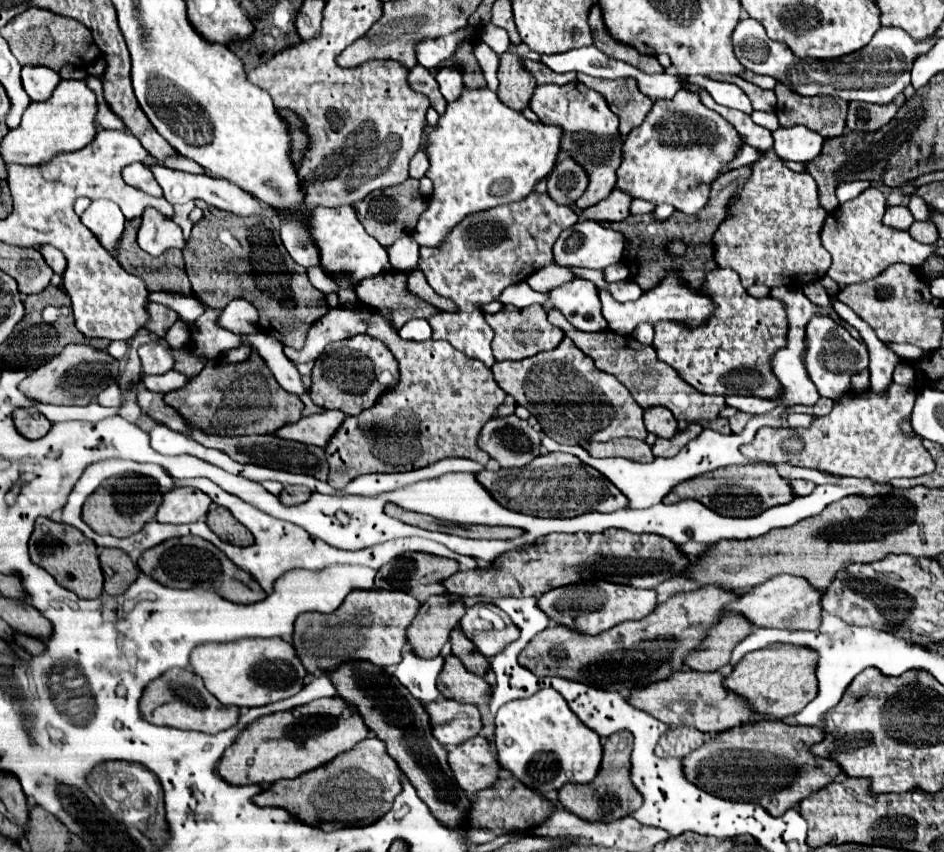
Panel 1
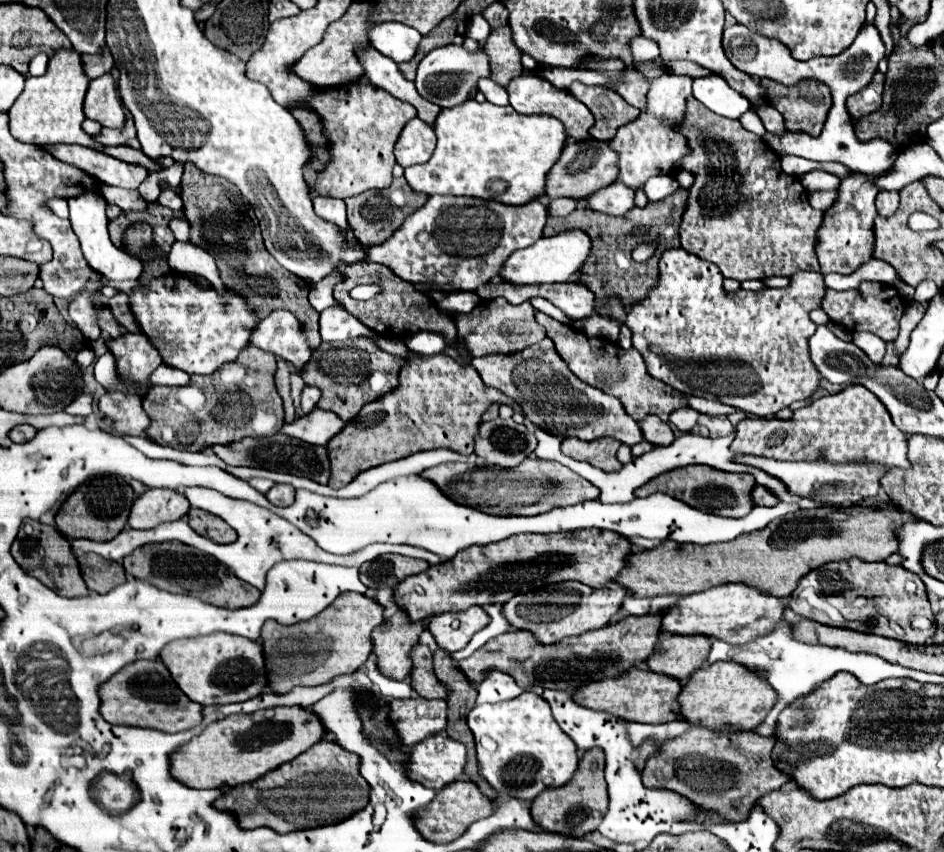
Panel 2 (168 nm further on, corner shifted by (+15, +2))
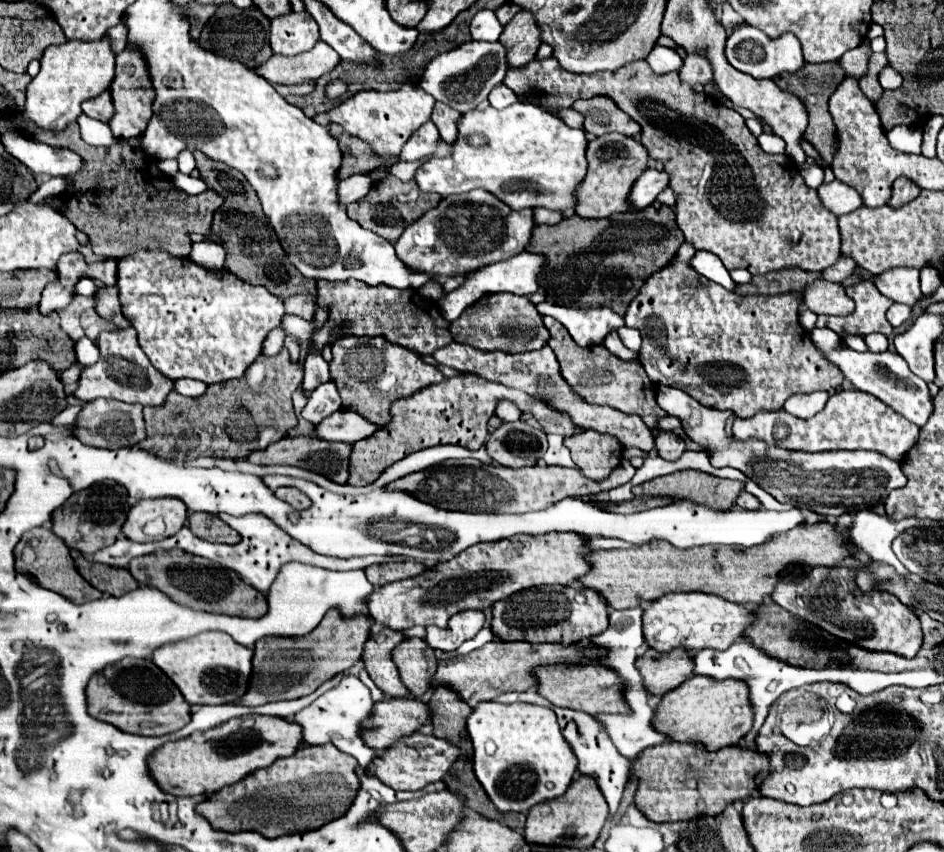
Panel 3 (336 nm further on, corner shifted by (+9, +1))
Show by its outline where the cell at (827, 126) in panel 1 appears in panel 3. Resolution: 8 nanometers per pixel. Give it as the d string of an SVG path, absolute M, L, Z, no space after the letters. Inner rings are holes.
M828 62L828 64L806 64L802 70L798 70L798 74L778 74L772 78L782 90L796 94L808 112L808 128L804 130L804 140L810 142L820 158L826 164L832 164L834 160L834 150L838 150L838 136L836 136L836 126L834 120L828 112L828 98L834 94L834 90L838 88L838 84L844 80L844 72L840 70L838 62Z

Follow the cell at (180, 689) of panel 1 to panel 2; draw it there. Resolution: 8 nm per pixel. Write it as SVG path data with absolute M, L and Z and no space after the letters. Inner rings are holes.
M134 661L112 675L104 685L100 685L100 715L108 723L132 725L132 727L150 727L164 733L178 733L190 727L200 725L202 707L190 701L178 685L172 681L170 671L162 661Z

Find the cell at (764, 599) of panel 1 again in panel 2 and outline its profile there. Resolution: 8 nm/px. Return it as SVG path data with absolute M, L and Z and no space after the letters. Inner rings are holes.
M728 583L700 593L680 597L674 605L662 611L662 631L676 635L706 635L730 645L744 645L760 635L766 635L782 619L784 599L760 593L742 583Z

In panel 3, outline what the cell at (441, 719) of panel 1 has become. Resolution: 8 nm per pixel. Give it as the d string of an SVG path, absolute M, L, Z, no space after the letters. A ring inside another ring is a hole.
M388 698L374 704L374 718L366 726L366 742L374 750L386 750L400 738L414 734L432 718L432 710L422 700Z

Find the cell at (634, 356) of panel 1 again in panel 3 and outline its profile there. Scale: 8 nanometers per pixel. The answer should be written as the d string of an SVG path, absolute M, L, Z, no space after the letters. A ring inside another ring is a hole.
M544 316L544 324L550 330L548 346L556 352L562 376L566 382L590 404L608 404L626 414L638 414L644 424L654 430L658 420L666 416L666 412L656 402L656 386L646 376L640 360L620 360L618 356L610 354L604 346L576 346L570 338L568 330L554 318Z

